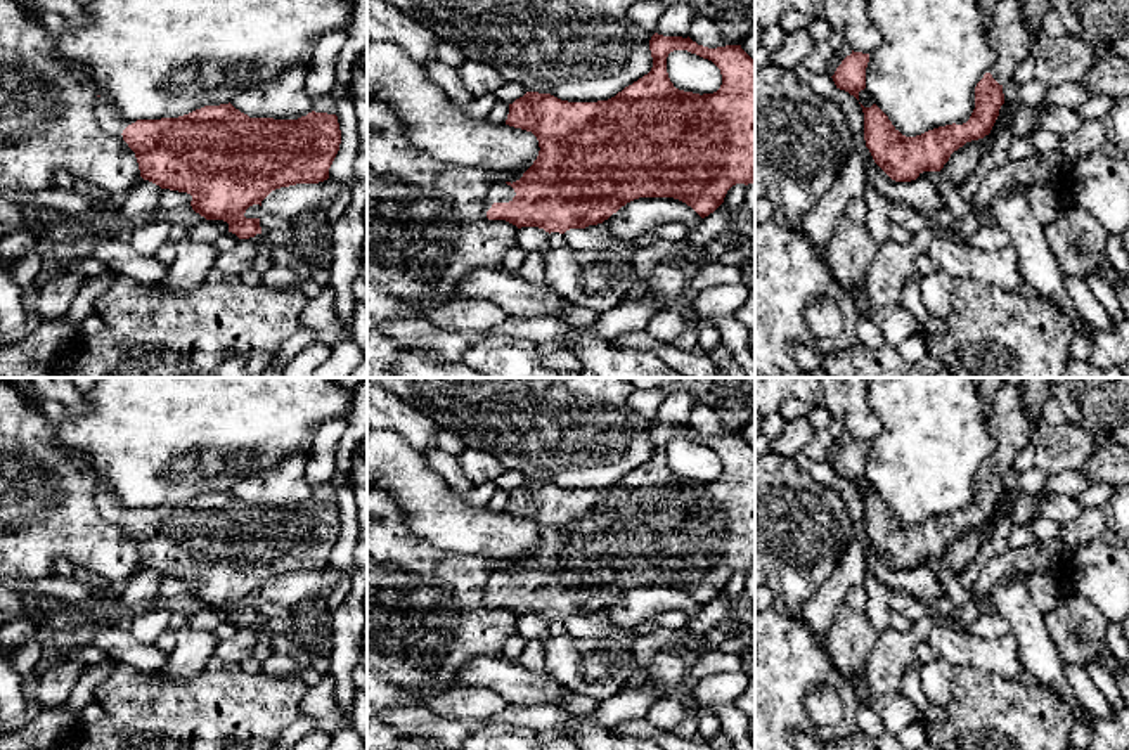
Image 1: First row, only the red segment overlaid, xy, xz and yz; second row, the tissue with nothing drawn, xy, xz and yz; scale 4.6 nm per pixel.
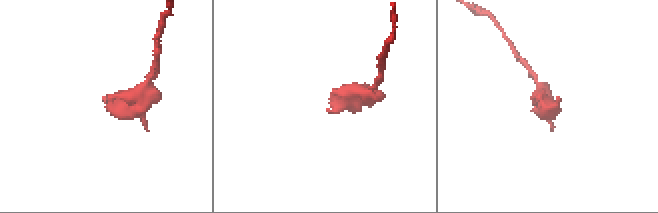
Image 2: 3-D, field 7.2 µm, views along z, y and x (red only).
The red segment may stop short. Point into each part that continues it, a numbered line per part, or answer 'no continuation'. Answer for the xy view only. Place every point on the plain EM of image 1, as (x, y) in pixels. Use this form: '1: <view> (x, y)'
1: xy (109, 508)

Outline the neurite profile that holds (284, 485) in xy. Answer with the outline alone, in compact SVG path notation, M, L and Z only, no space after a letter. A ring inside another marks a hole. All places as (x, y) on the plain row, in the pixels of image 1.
M308 452L282 459L274 469L244 476L230 492L249 506L298 508L313 499L305 478Z

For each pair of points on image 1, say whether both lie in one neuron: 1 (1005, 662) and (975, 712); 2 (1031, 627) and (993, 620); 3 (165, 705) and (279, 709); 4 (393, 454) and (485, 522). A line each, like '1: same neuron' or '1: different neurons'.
1: different neurons
2: different neurons
3: same neuron
4: same neuron

